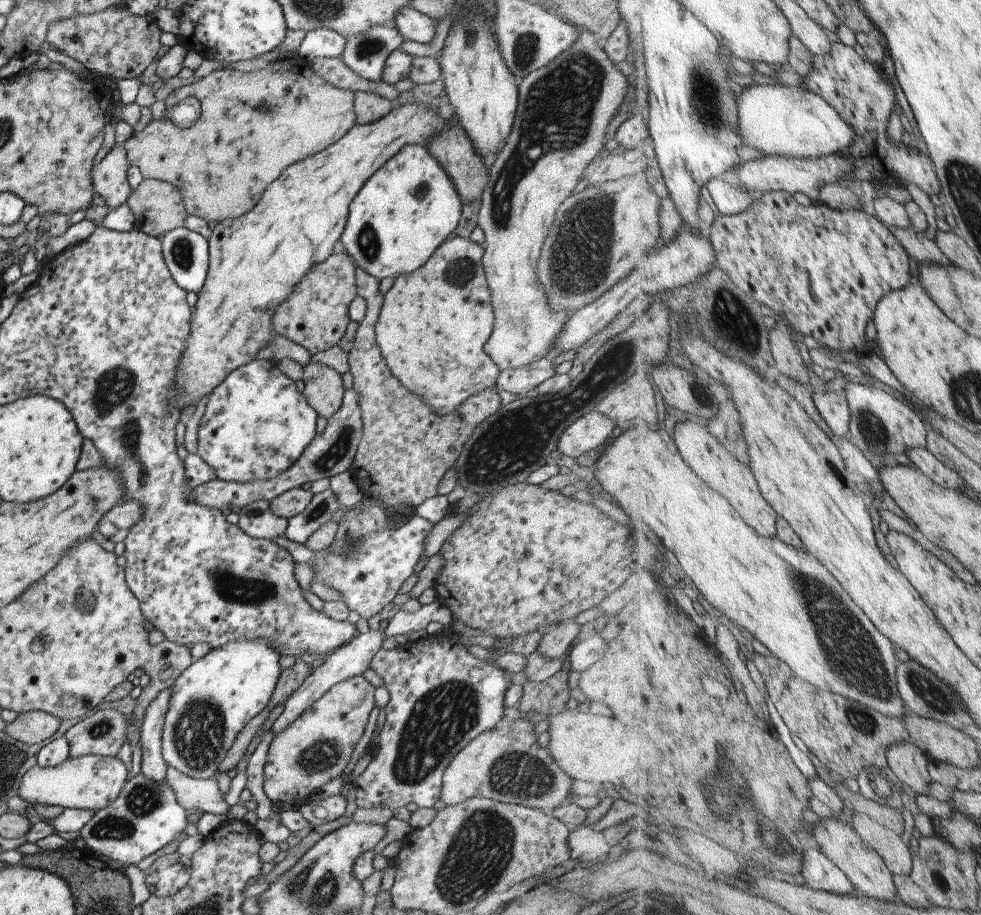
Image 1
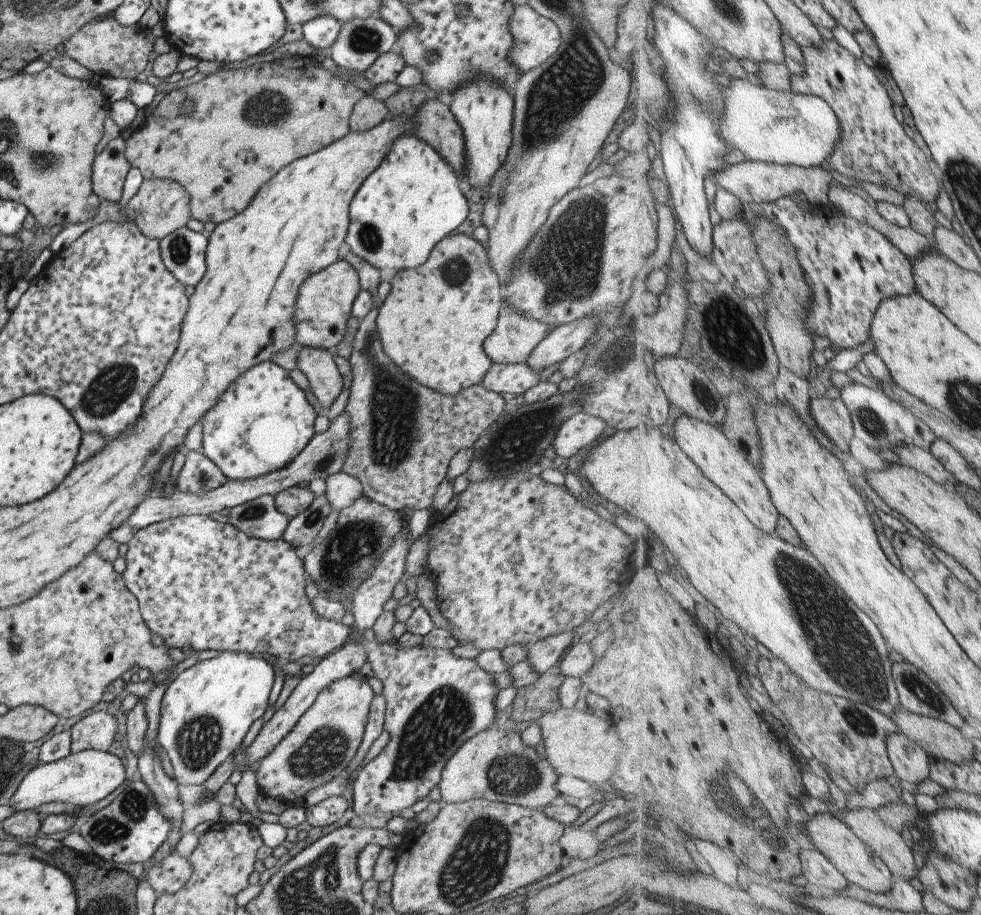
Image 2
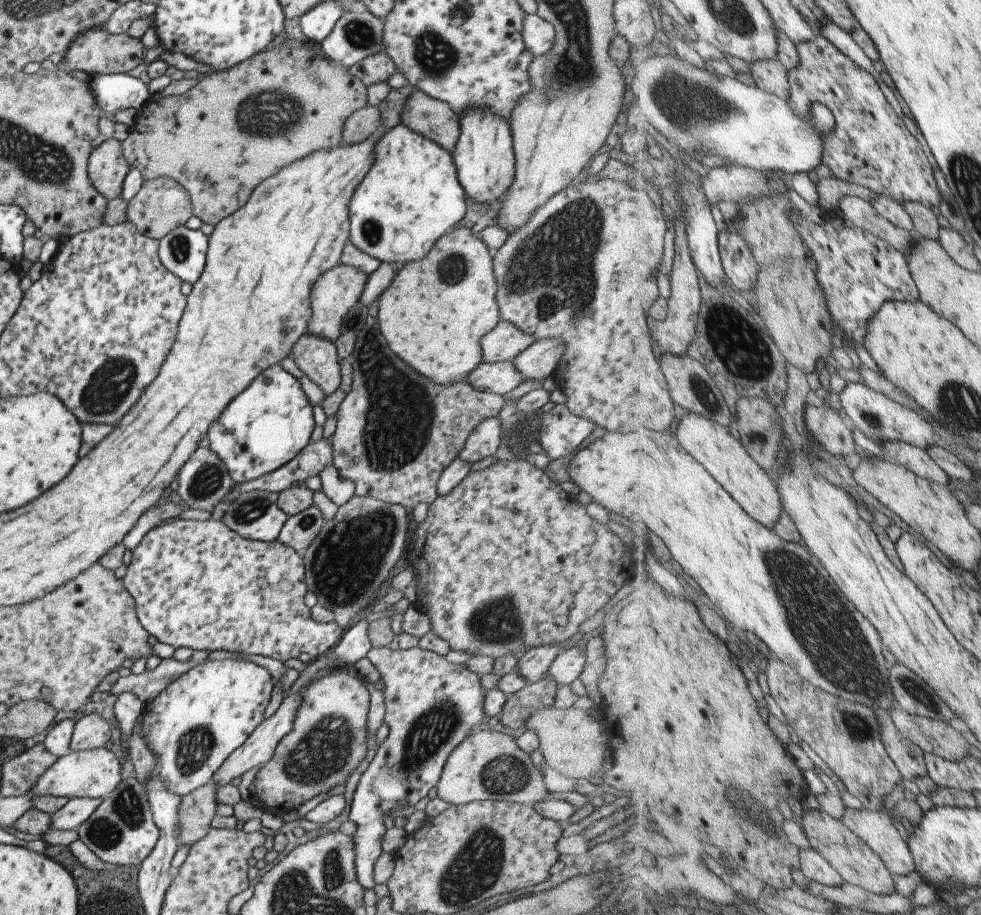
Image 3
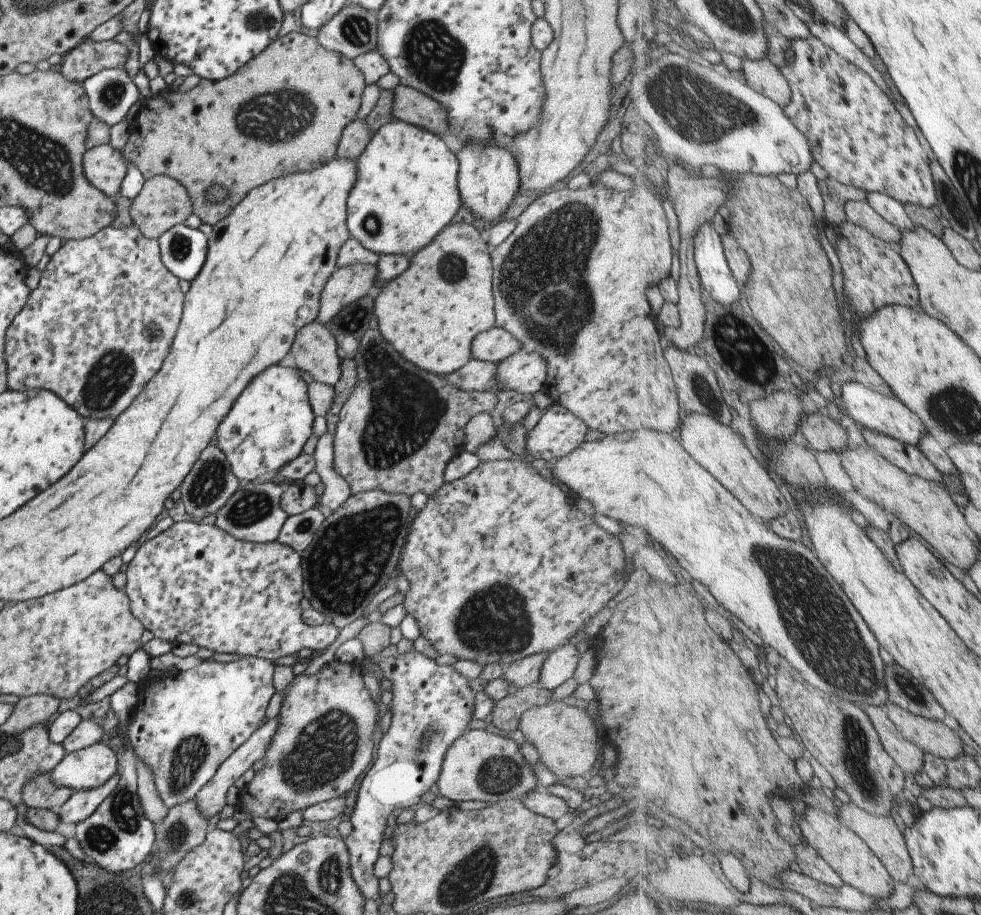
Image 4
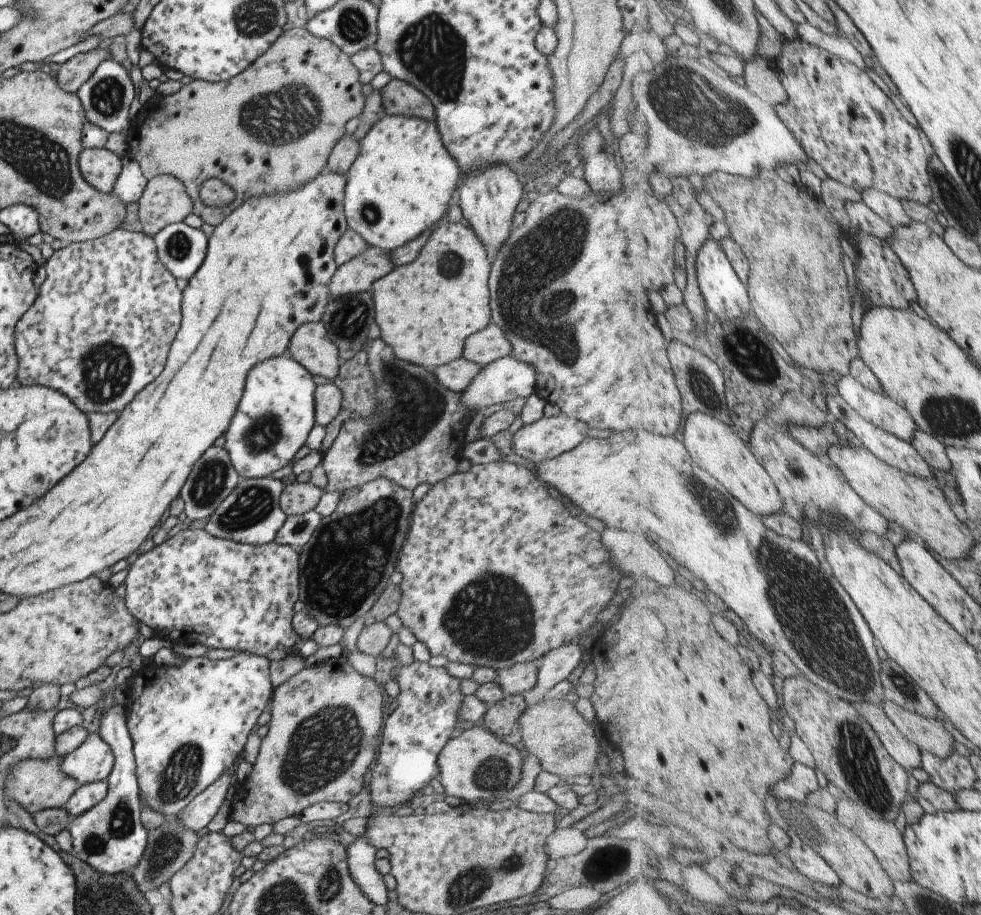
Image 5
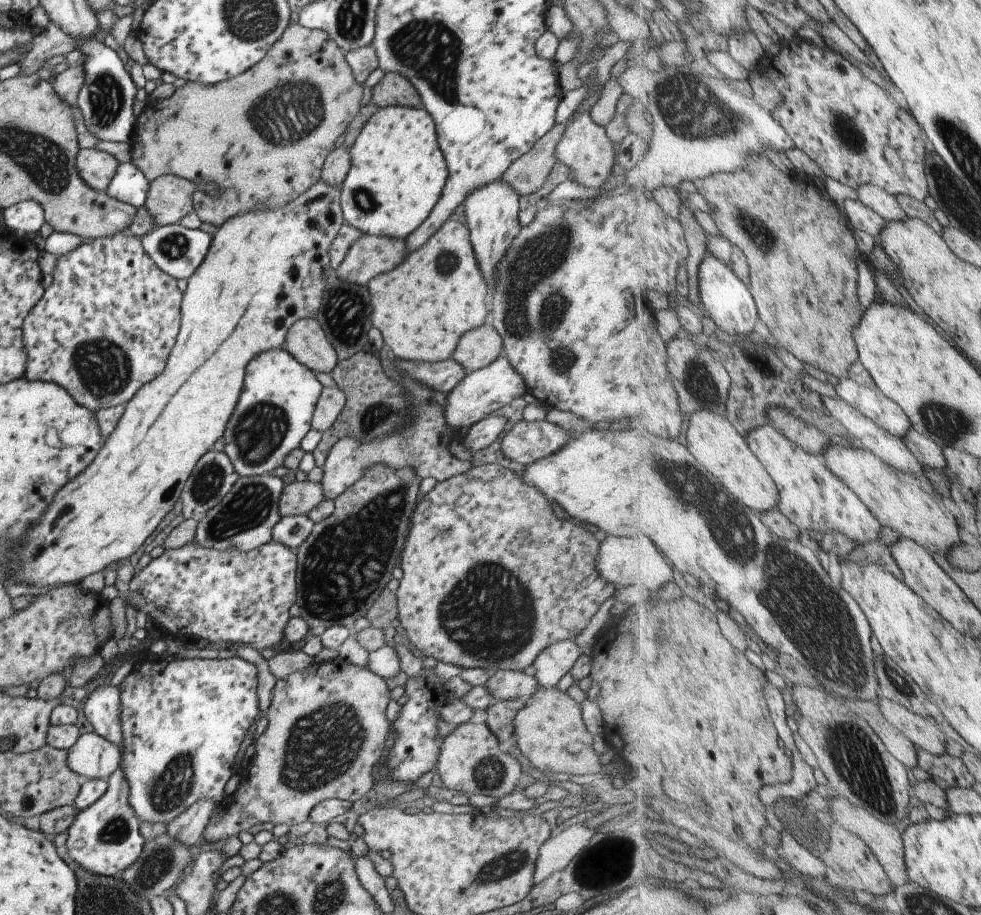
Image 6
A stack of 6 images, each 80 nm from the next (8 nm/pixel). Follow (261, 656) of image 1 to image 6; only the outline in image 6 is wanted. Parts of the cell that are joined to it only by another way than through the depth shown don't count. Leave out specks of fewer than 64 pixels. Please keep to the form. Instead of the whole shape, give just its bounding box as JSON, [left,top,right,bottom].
[118,657,260,824]

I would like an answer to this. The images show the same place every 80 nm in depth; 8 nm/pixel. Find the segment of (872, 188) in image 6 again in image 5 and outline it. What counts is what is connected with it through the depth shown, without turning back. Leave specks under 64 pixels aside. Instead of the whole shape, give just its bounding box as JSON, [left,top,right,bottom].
[862,188,912,230]

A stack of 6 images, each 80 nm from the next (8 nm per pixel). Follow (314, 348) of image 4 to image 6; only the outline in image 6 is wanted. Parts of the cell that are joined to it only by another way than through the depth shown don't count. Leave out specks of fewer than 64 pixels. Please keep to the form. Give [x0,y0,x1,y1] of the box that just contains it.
[282,318,336,373]

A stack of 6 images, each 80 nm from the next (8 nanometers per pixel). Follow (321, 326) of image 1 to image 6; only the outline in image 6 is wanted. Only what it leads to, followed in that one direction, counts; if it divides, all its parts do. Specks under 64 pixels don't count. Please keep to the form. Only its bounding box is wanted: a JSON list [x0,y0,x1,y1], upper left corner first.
[334,234,405,287]

